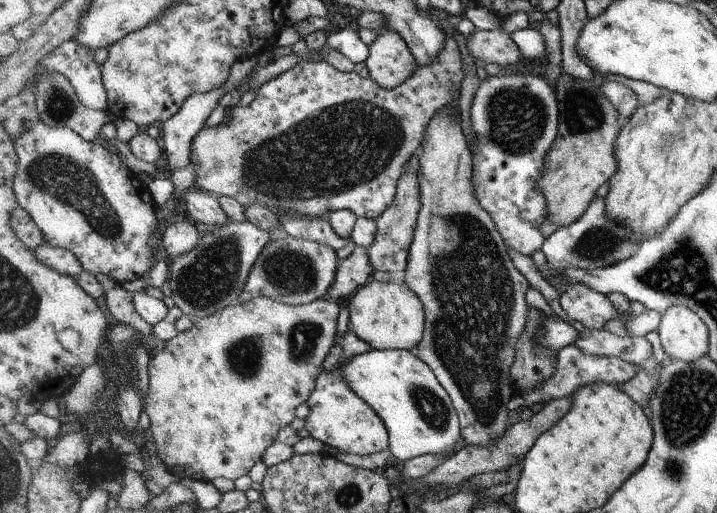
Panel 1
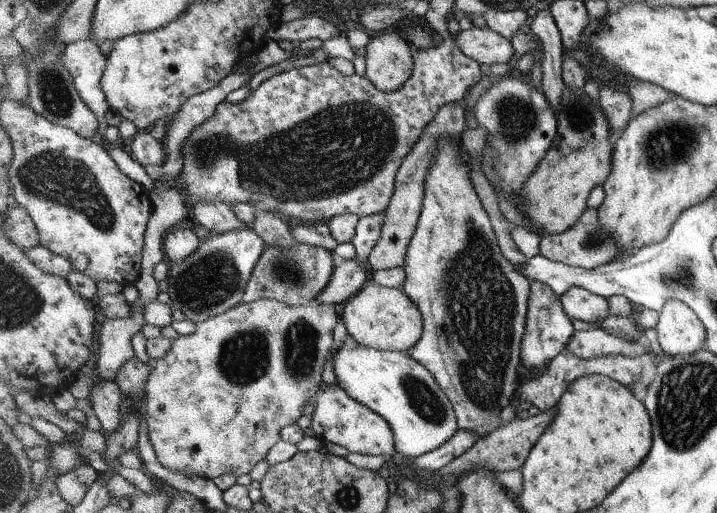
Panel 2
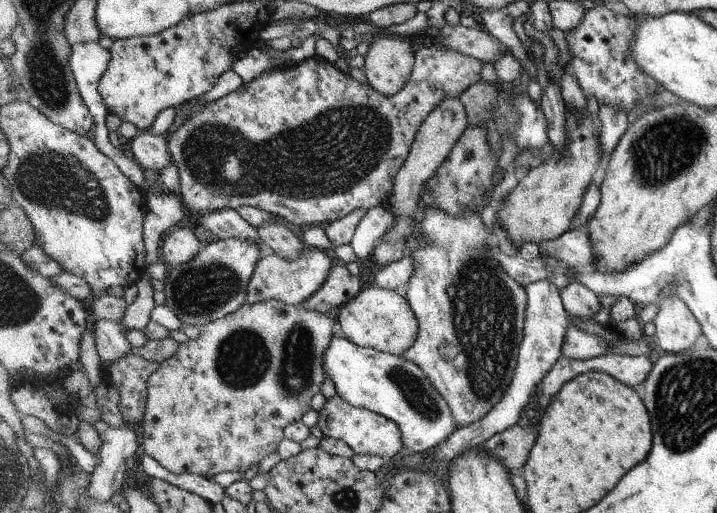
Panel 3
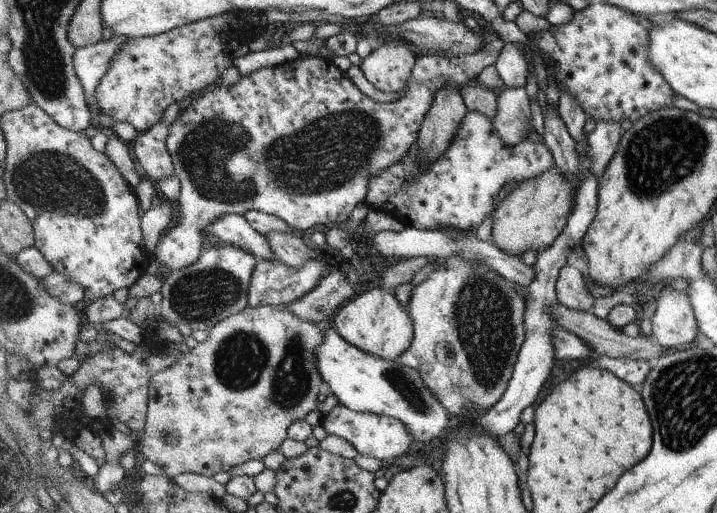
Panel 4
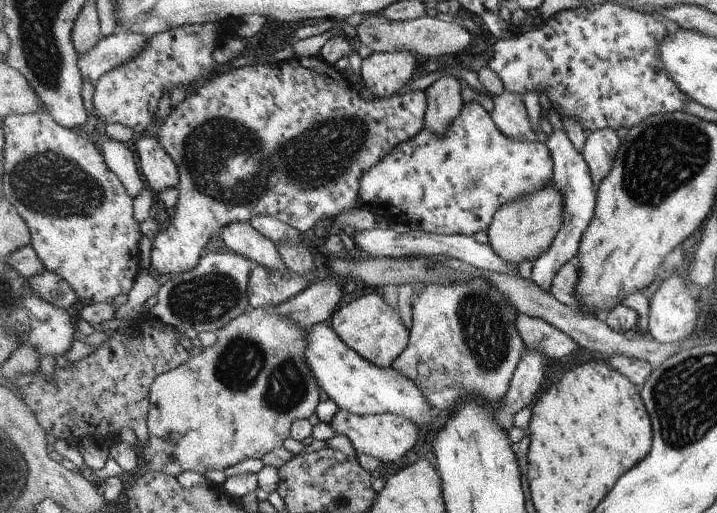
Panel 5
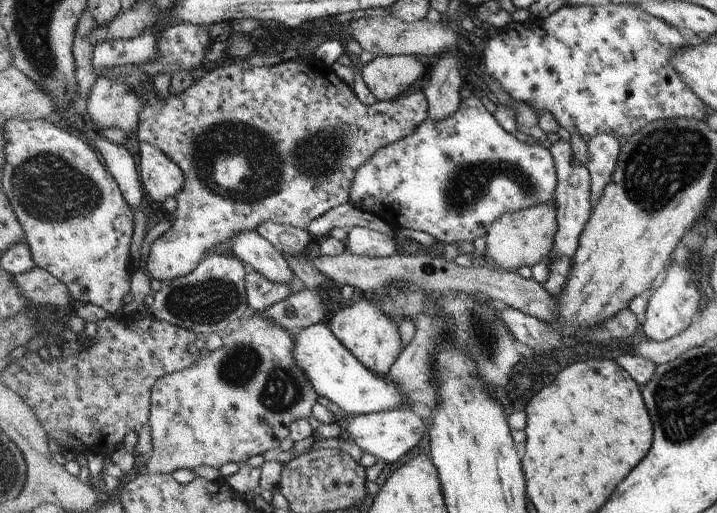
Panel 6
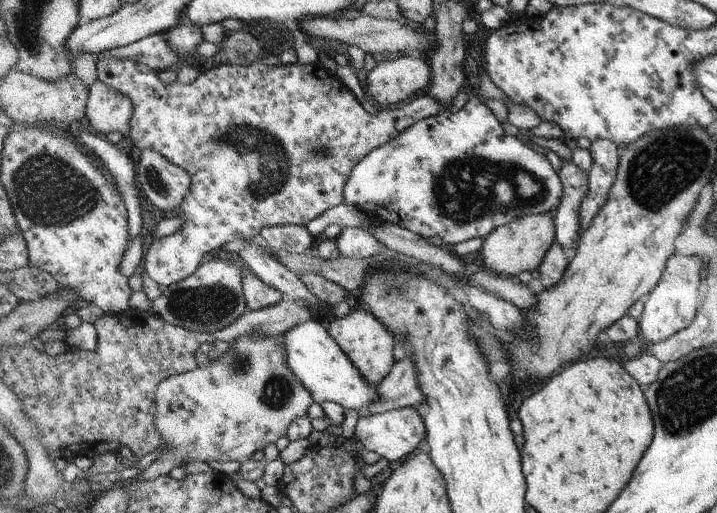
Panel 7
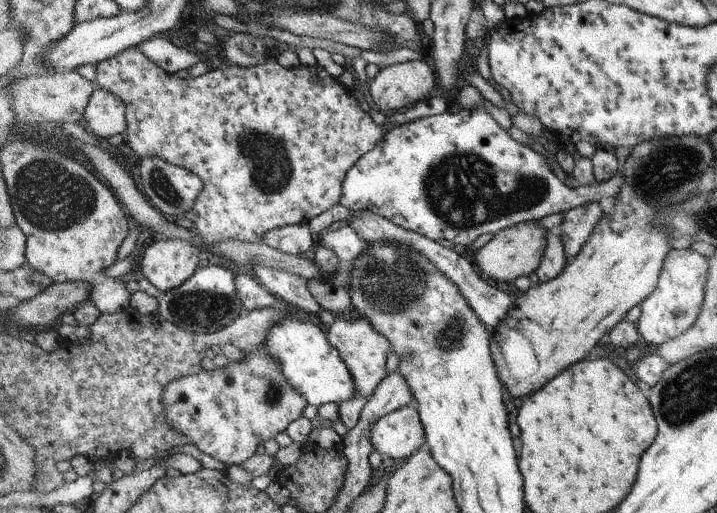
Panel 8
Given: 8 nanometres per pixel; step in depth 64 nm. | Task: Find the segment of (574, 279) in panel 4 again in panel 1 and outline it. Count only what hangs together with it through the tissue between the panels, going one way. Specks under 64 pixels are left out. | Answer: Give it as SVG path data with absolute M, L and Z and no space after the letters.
M580 283L560 292L559 301L571 320L582 322L586 329L602 329L608 320L618 317L606 295Z

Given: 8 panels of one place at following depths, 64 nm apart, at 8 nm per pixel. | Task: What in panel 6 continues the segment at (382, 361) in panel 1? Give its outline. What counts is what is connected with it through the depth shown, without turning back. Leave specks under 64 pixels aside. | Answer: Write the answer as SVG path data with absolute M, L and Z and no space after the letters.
M316 323L299 329L294 333L294 358L299 369L310 379L317 395L328 398L337 407L340 406L348 415L363 415L410 407L403 387L392 383L386 375L376 375L368 370L344 345L336 338L331 328Z

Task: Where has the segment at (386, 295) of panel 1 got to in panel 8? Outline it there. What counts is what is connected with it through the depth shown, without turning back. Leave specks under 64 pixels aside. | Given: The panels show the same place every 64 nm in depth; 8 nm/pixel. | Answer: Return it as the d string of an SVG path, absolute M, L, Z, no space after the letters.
M353 314L353 319L336 319L332 326L328 328L328 339L332 346L343 356L344 362L351 368L352 375L355 376L357 393L356 398L350 402L340 402L338 404L339 420L350 431L359 425L360 414L366 402L375 394L375 390L383 383L388 373L388 354L392 352L392 344L386 335L380 334L375 328L375 324L364 316Z

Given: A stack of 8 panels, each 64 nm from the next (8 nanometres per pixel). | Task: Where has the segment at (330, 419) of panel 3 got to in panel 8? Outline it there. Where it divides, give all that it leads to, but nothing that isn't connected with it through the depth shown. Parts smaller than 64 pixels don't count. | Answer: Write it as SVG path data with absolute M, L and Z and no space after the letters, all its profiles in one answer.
M413 403L386 414L372 426L371 442L381 456L402 462L427 442L426 428Z

